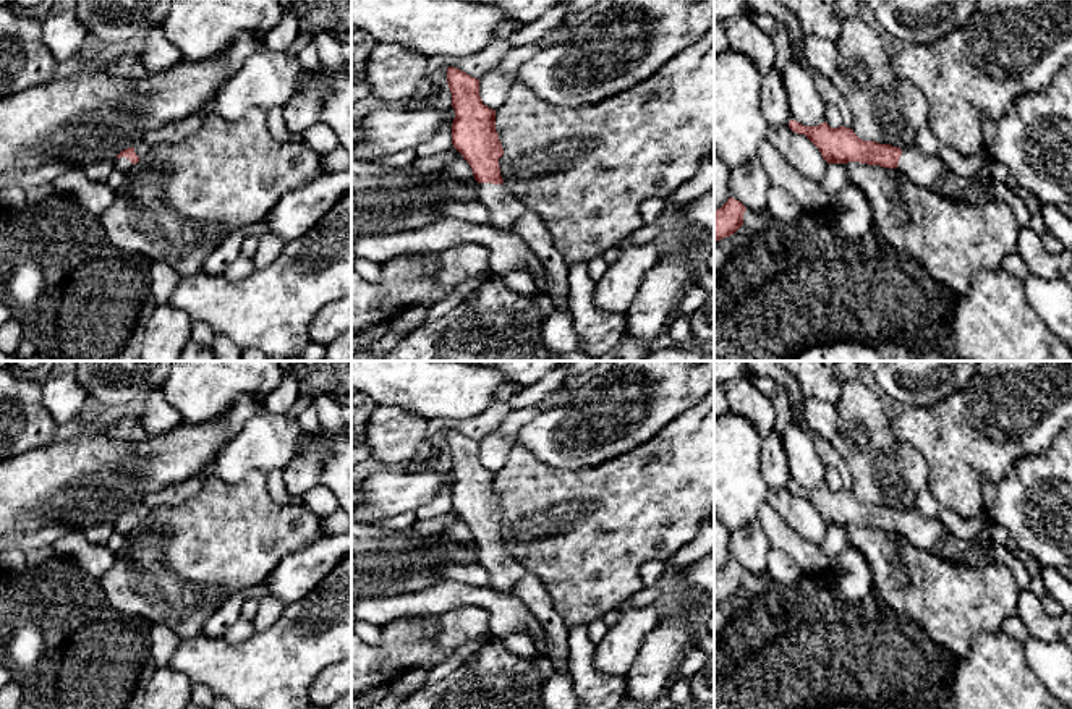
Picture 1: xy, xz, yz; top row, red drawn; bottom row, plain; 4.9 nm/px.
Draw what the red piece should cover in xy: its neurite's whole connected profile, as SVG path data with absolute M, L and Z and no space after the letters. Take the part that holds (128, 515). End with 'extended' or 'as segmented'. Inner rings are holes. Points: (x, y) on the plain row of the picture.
M144 505L121 513L113 523L115 531L125 536L130 534L147 516L147 513L149 508L146 508Z | extended

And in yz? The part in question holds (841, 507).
M790 482L793 495L805 497L821 515L827 526L860 524L897 531L915 547L939 555L936 542L951 534L939 520L928 520L918 510L894 510L874 503L860 502L853 492L839 489L831 490L826 484L818 489L803 489Z | extended

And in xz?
M449 429L447 445L455 473L452 507L473 533L478 563L487 570L489 586L513 594L526 570L505 550L500 537L499 521L504 512L496 494L496 473L483 466L479 442Z | extended

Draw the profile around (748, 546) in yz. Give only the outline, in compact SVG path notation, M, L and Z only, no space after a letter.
M758 523L730 533L730 560L740 563L748 573L755 576L766 578L768 554L771 549L771 542Z

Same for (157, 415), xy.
M162 388L152 390L139 405L147 435L167 434L181 421L178 411L165 400Z

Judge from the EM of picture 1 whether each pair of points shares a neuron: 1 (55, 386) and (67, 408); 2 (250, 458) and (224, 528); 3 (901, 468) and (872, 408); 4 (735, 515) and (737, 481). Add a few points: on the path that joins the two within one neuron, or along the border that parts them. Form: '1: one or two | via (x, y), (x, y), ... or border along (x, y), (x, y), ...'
1: one | via (60, 390), (63, 403)
2: two | border along (214, 473), (230, 483), (251, 471), (266, 475)
3: one | via (886, 454), (872, 439), (872, 423)
4: one | via (735, 507), (735, 489)

